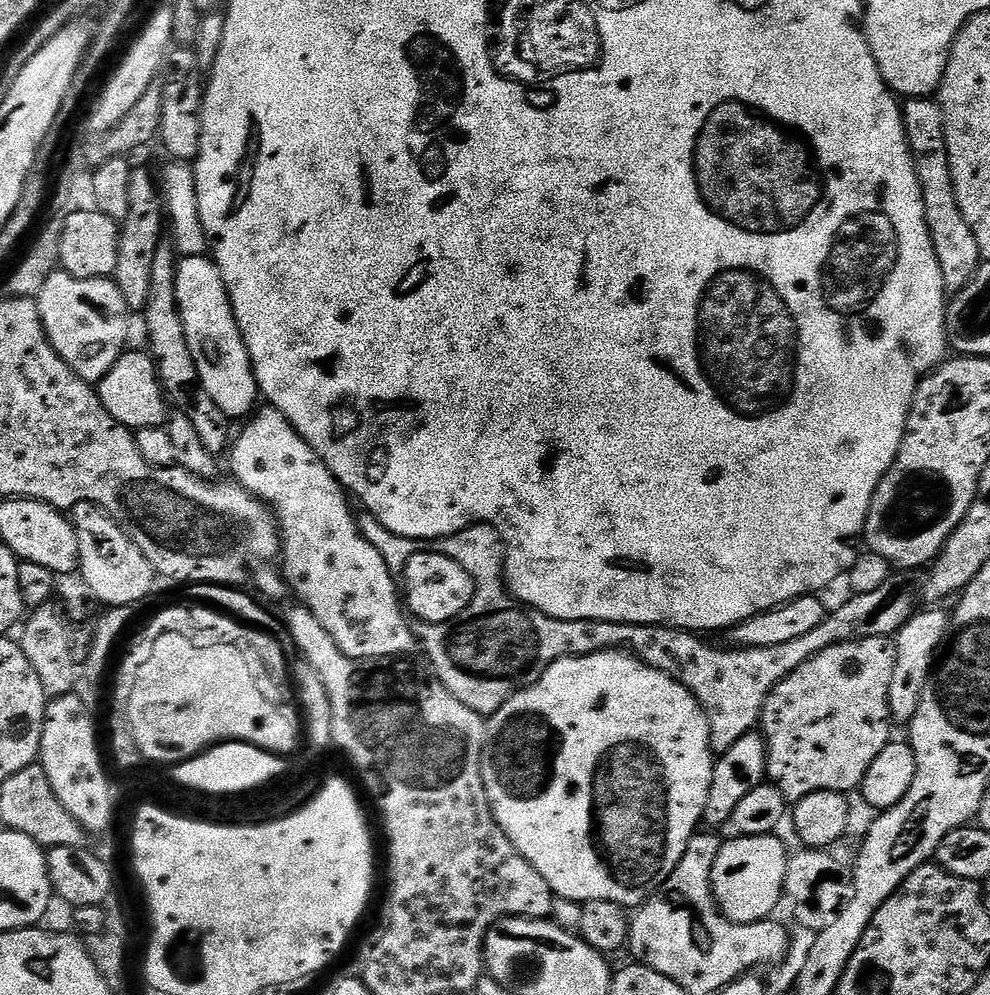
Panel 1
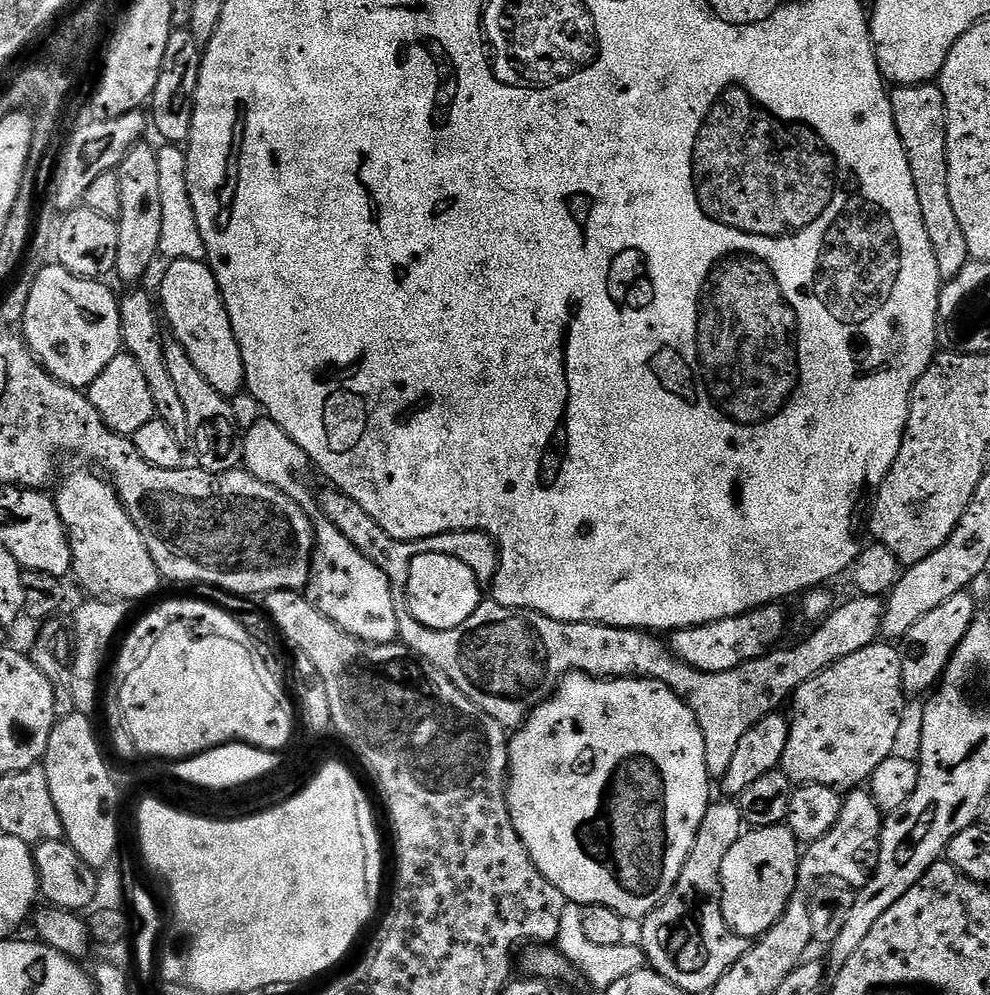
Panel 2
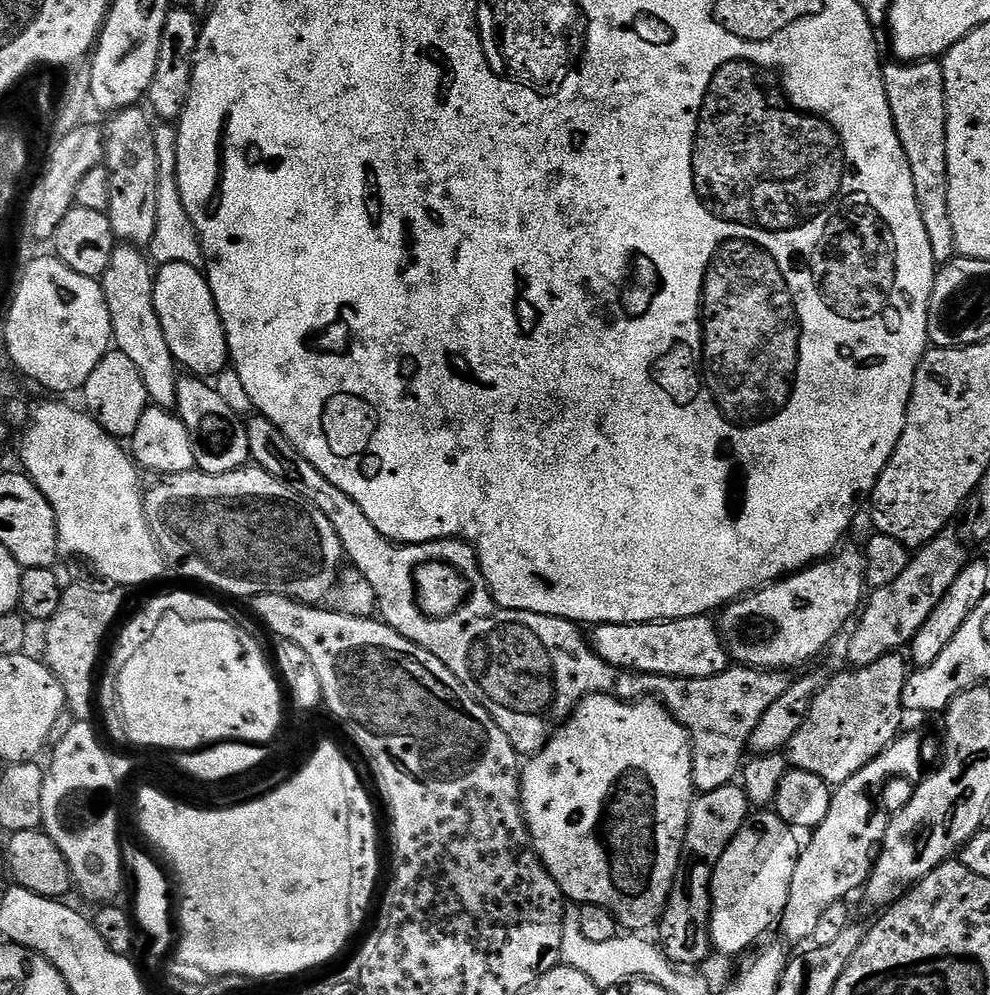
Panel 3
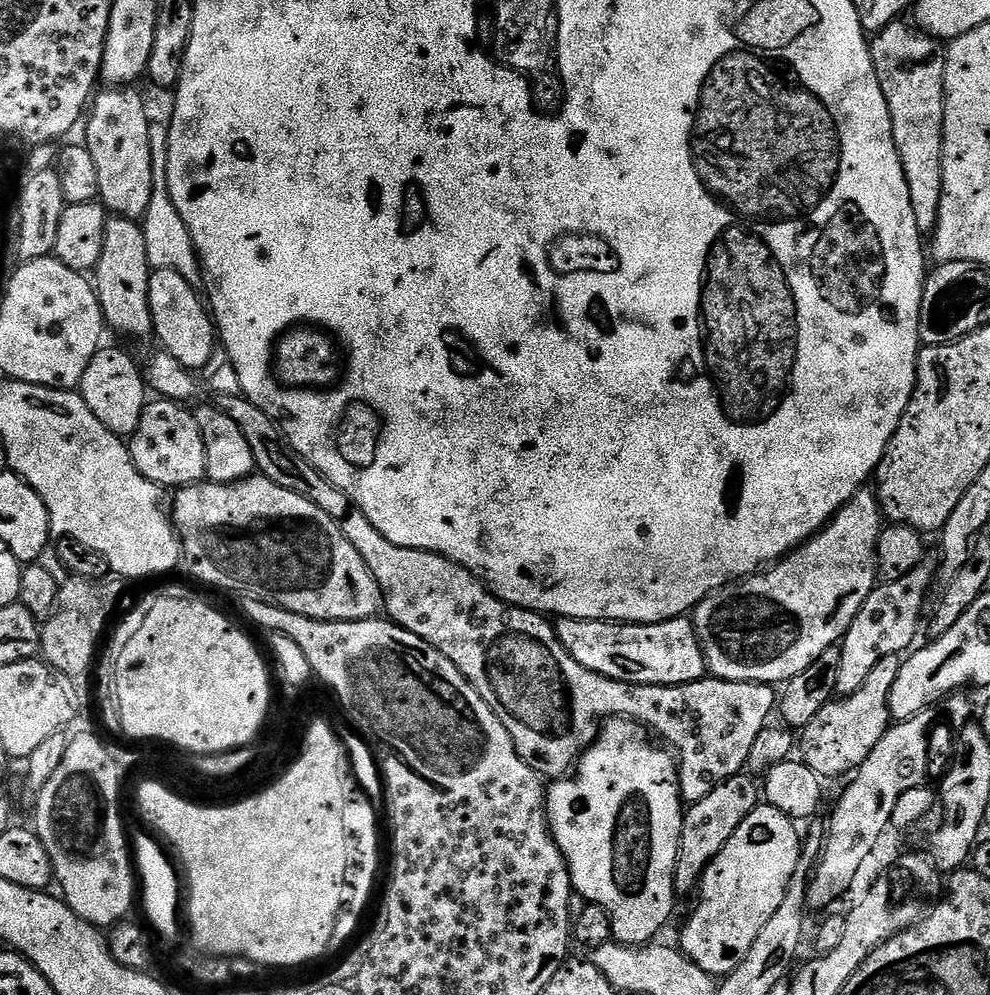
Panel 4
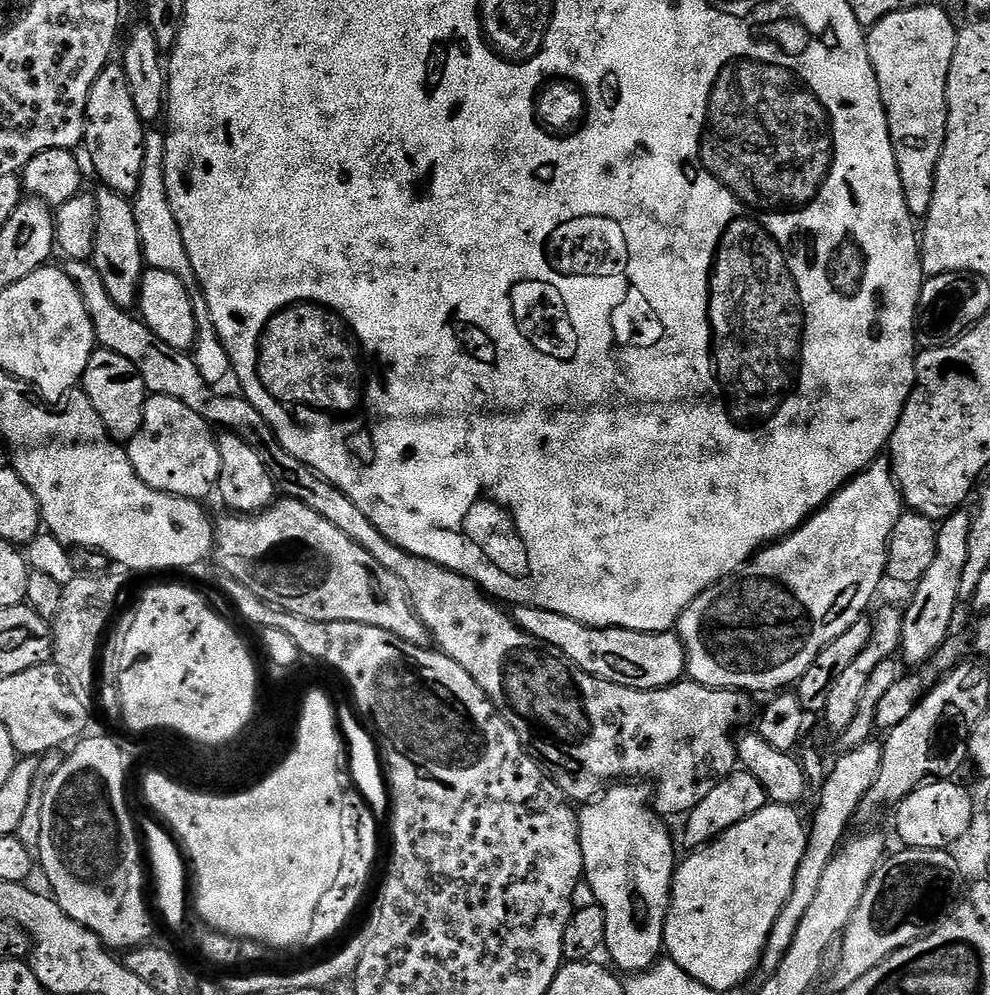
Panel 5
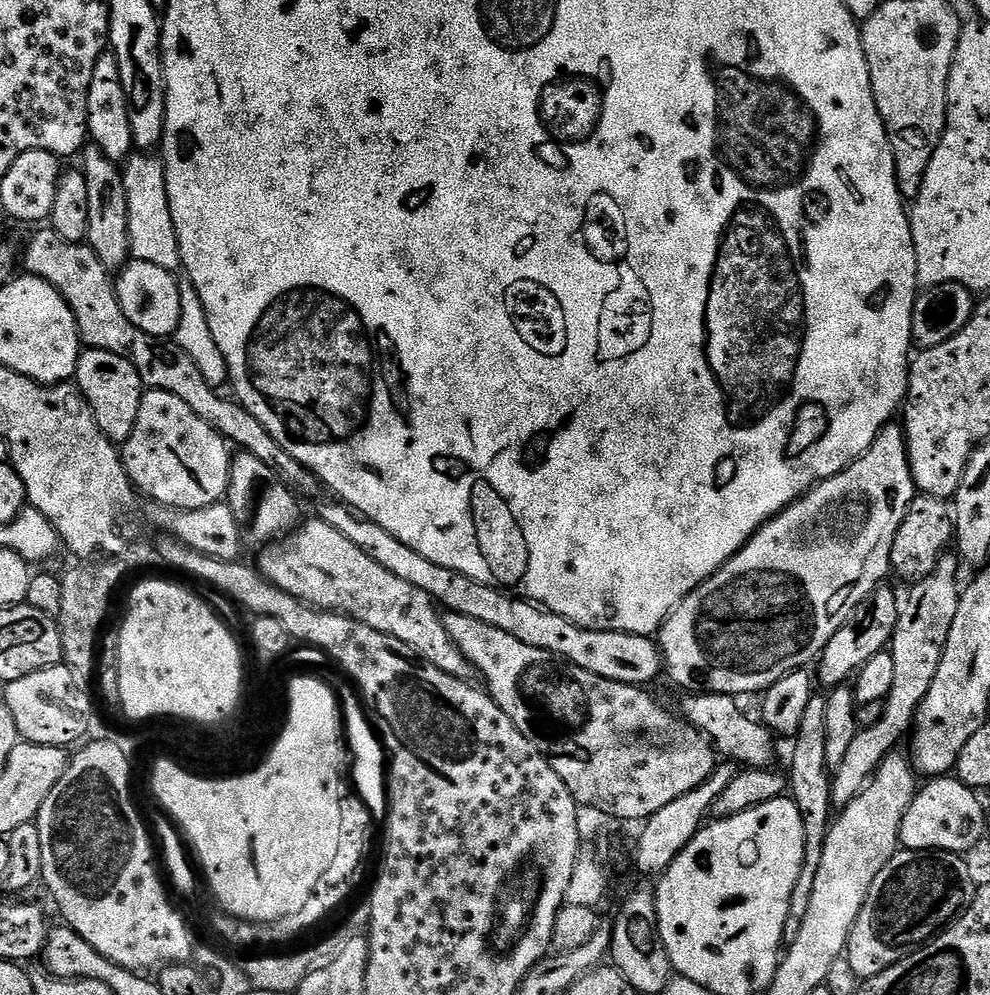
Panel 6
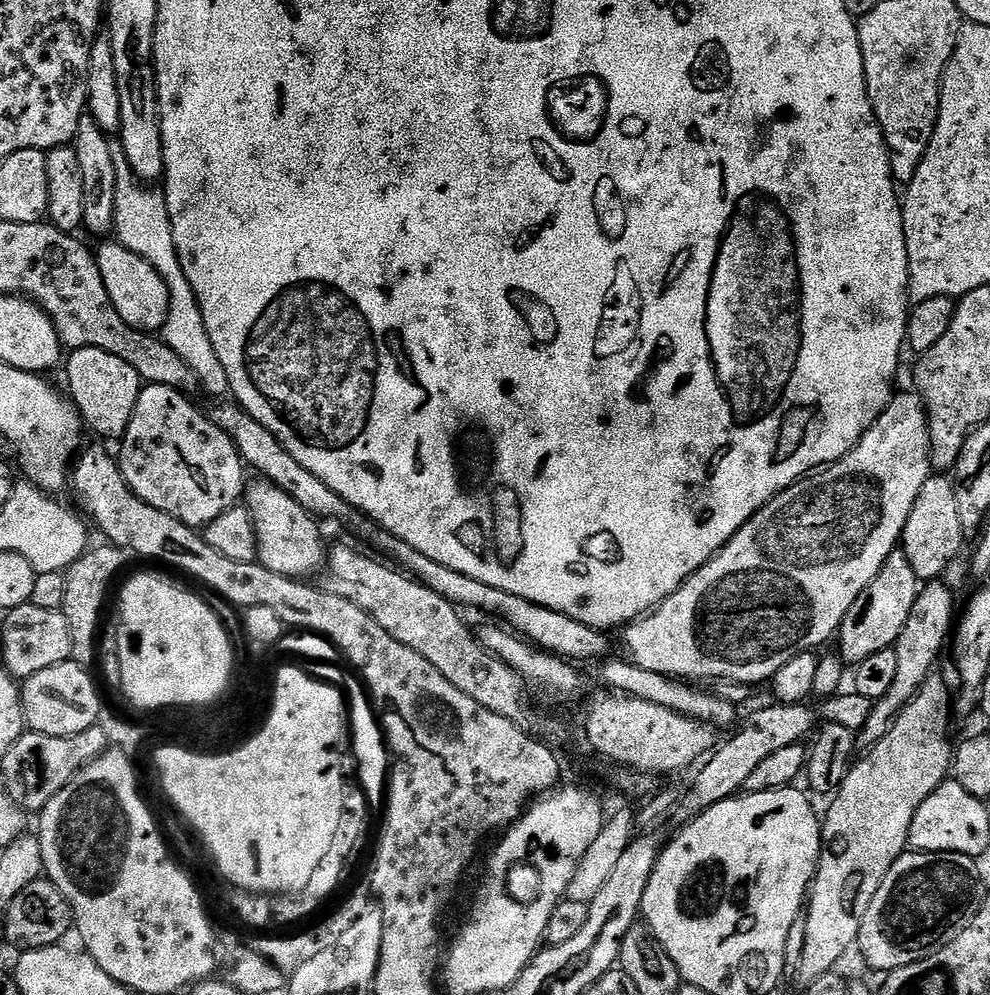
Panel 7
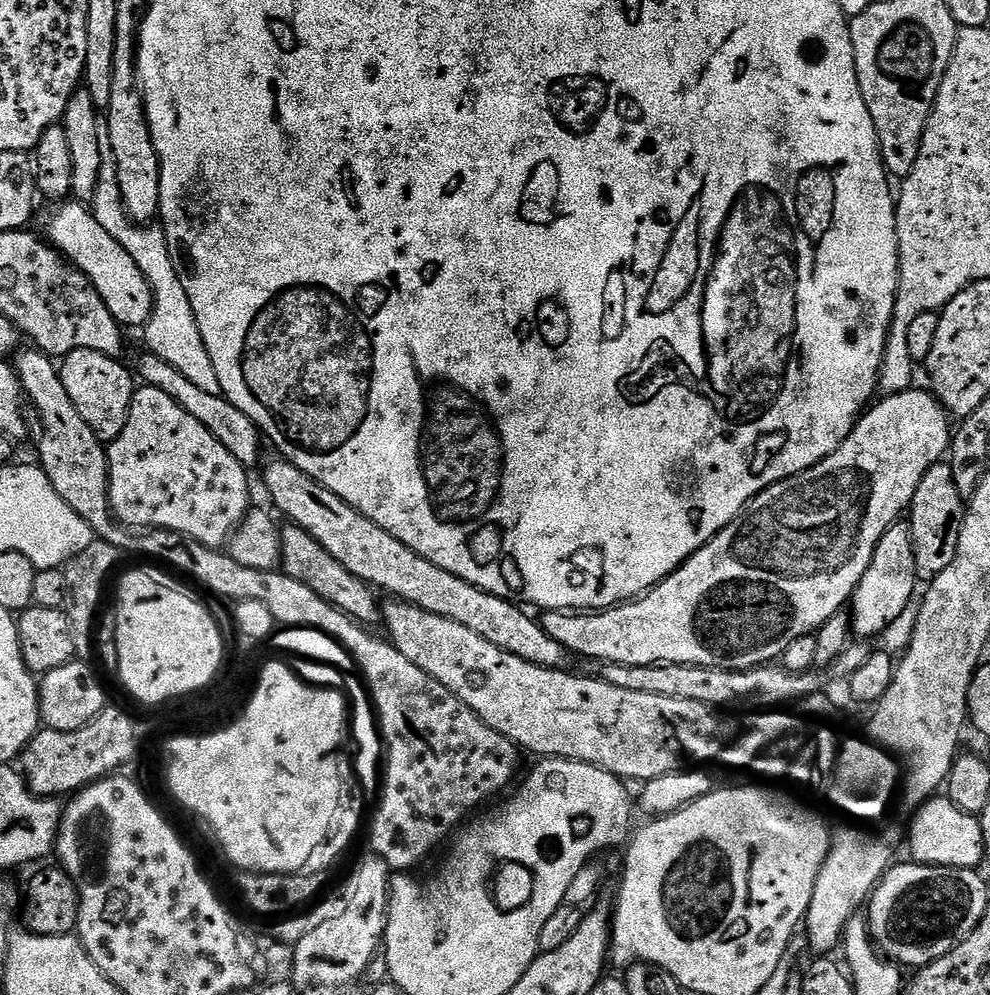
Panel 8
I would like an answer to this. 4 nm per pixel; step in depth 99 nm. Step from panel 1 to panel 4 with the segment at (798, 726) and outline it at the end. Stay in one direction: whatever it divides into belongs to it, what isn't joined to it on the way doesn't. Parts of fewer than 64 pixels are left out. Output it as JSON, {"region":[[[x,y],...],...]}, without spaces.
{"region":[[[887,656],[870,670],[870,678],[852,696],[834,698],[810,722],[798,736],[798,752],[802,763],[821,778],[844,776],[855,773],[856,769],[870,758],[870,750],[888,732],[892,715],[888,709],[890,690],[894,678],[898,678],[902,660],[900,656]]]}

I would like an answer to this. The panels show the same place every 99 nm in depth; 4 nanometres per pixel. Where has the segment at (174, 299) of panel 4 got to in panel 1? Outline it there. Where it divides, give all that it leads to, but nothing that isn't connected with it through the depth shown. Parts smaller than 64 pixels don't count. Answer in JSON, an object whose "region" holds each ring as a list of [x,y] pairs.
{"region":[[[207,255],[183,257],[176,266],[176,293],[182,324],[186,326],[186,342],[190,342],[190,354],[194,354],[206,394],[218,402],[222,414],[247,417],[257,407],[256,400],[261,399],[260,387],[216,261]]]}

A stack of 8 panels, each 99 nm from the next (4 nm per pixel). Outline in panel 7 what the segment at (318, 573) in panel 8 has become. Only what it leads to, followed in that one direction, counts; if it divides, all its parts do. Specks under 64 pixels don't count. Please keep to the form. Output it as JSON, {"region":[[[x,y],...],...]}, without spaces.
{"region":[[[256,478],[247,485],[246,507],[252,515],[256,531],[256,559],[266,570],[274,570],[274,574],[289,576],[291,580],[307,581],[315,572],[323,573],[326,568],[326,547],[320,537],[321,525],[316,517],[311,516],[286,490],[278,490],[278,486],[269,480]]]}

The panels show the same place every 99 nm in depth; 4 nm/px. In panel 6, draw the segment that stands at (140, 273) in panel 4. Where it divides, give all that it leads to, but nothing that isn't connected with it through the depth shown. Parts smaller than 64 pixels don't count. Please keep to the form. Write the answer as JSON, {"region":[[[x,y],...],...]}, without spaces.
{"region":[[[85,147],[82,152],[83,156],[82,171],[86,178],[90,209],[90,226],[86,243],[96,251],[98,258],[102,258],[102,266],[106,266],[109,272],[116,274],[128,263],[132,254],[128,233],[130,209],[126,206],[124,173],[121,165],[115,160],[106,158],[106,154],[102,154],[100,148]]]}

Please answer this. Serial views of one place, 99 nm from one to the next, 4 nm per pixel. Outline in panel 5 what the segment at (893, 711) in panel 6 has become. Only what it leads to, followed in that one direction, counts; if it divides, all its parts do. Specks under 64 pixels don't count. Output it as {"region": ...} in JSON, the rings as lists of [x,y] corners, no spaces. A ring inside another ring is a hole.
{"region":[[[958,510],[946,519],[939,521],[936,530],[936,549],[934,562],[922,574],[920,581],[911,589],[912,601],[903,609],[902,638],[900,652],[904,656],[903,663],[923,666],[932,659],[949,639],[952,619],[956,616],[956,604],[961,603],[960,587],[962,586],[962,570],[966,570],[966,549],[970,544],[971,515],[967,511]],[[873,738],[862,746],[841,751],[836,761],[831,761],[827,769],[824,783],[819,785],[820,797],[816,800],[816,813],[812,816],[812,824],[808,828],[808,845],[802,854],[802,862],[798,862],[798,874],[794,874],[794,886],[790,890],[790,898],[782,906],[778,918],[768,935],[764,947],[764,956],[760,959],[759,971],[770,974],[778,970],[782,958],[786,958],[786,950],[790,950],[790,942],[794,942],[794,934],[798,934],[798,926],[802,918],[806,918],[806,910],[810,910],[814,898],[818,895],[818,886],[822,882],[822,874],[826,874],[826,866],[836,857],[845,843],[844,835],[848,832],[848,823],[856,816],[856,811],[864,808],[864,799],[874,786],[878,770],[882,768],[883,743]]]}

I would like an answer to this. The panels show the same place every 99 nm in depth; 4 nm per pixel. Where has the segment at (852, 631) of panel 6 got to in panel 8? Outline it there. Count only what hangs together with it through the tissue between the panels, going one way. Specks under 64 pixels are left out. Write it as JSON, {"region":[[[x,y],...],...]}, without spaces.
{"region":[[[897,522],[882,534],[882,542],[874,550],[874,558],[870,558],[870,566],[866,574],[862,574],[862,582],[858,582],[856,593],[850,601],[852,613],[852,630],[861,641],[871,641],[871,636],[880,636],[904,611],[916,592],[918,577],[914,566],[914,542],[912,541],[912,525],[908,522]]]}

